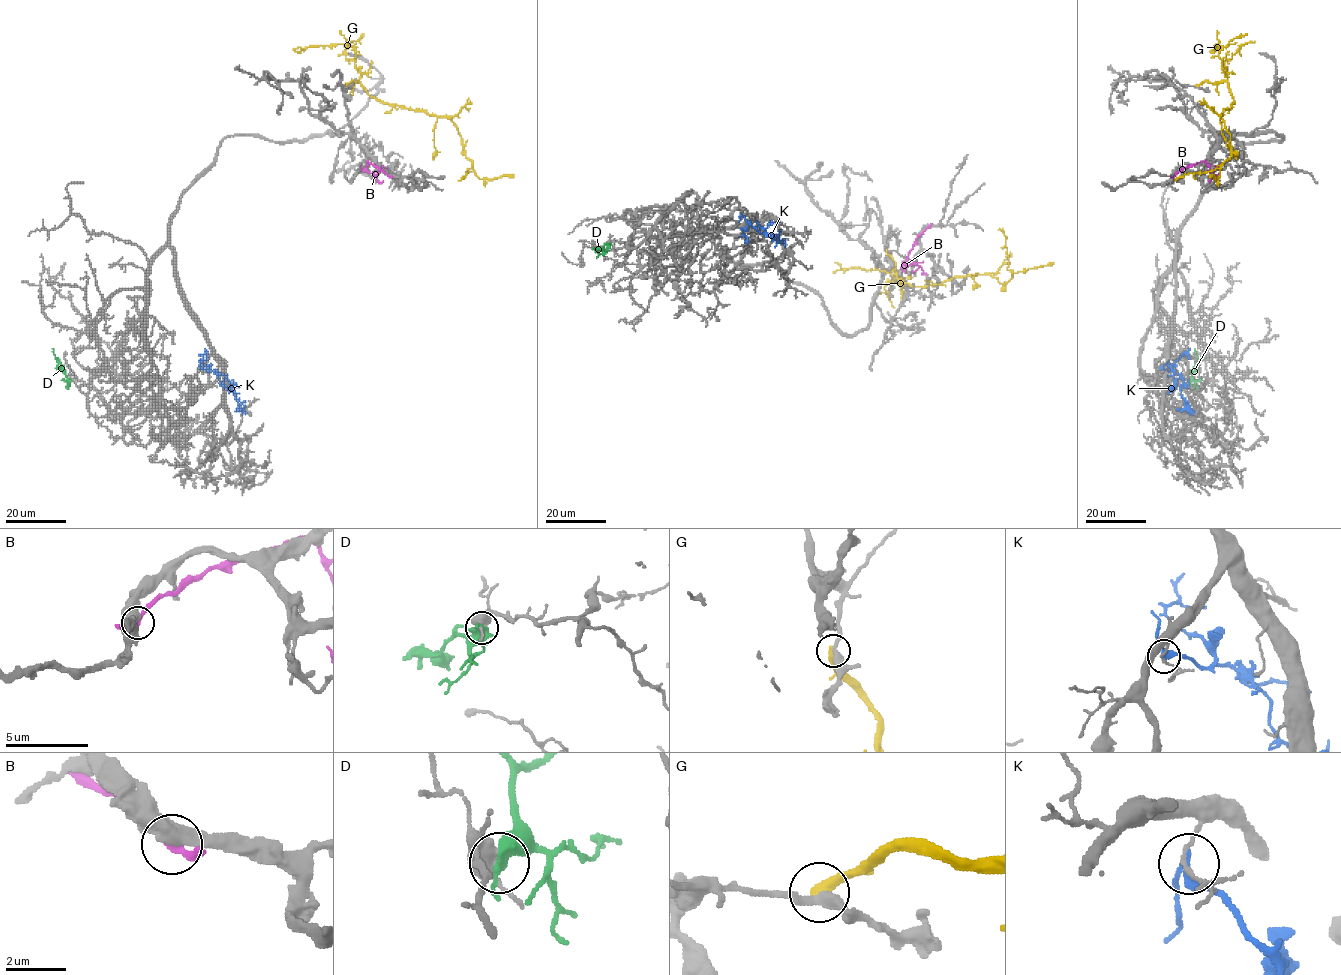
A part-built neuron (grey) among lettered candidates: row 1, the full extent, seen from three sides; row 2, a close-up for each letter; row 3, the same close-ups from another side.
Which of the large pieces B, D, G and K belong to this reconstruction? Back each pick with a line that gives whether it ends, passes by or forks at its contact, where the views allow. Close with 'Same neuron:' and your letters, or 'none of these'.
Same neuron: none of these

